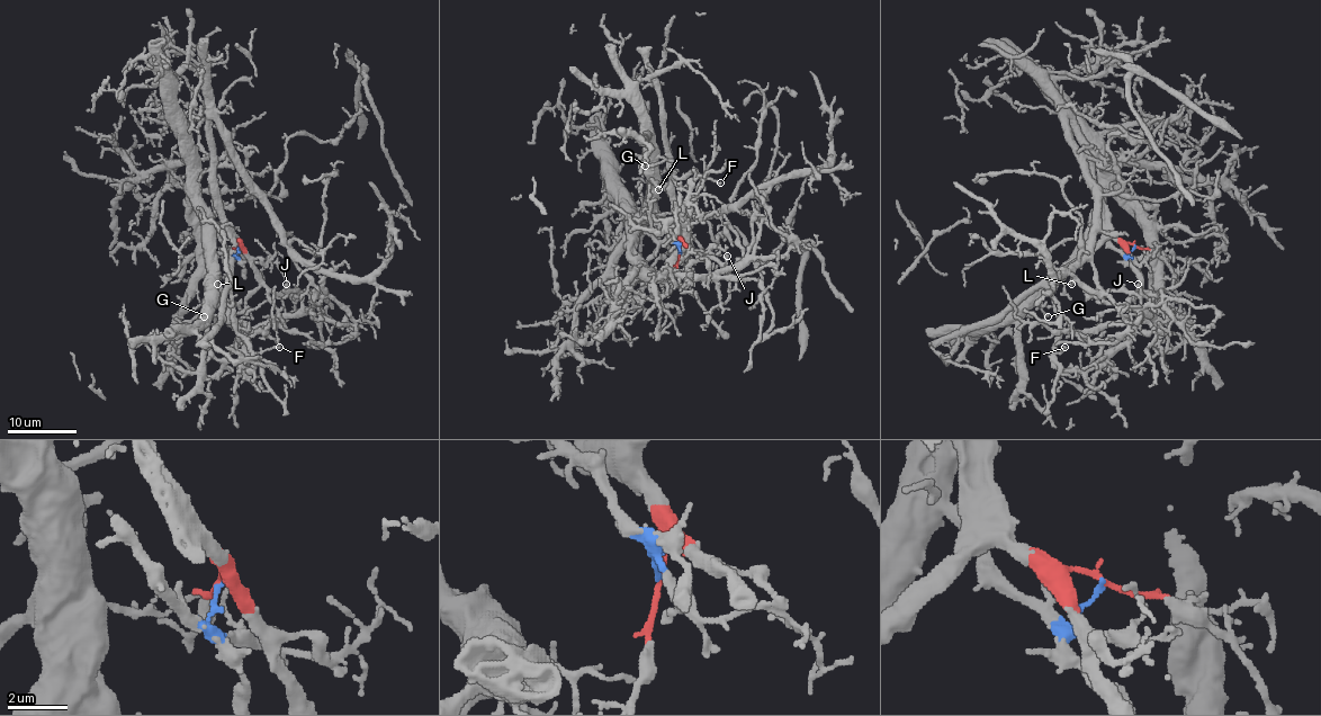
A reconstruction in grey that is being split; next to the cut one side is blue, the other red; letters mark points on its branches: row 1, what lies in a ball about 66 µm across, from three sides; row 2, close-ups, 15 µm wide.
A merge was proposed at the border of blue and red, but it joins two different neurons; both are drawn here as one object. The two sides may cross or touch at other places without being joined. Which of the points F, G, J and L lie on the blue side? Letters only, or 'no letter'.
G, L

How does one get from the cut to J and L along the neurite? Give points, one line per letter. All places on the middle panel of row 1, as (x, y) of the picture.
J: (680, 252), (685, 245), (695, 253), (722, 263), (728, 256)
L: (680, 252), (653, 216), (653, 195), (661, 190), (657, 190)

